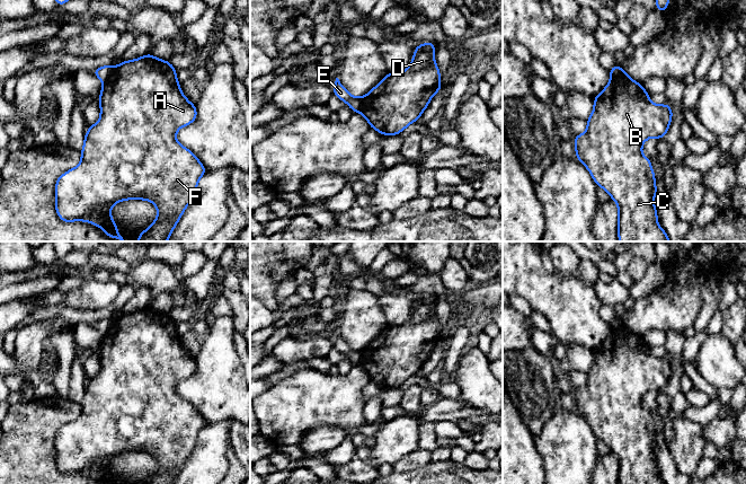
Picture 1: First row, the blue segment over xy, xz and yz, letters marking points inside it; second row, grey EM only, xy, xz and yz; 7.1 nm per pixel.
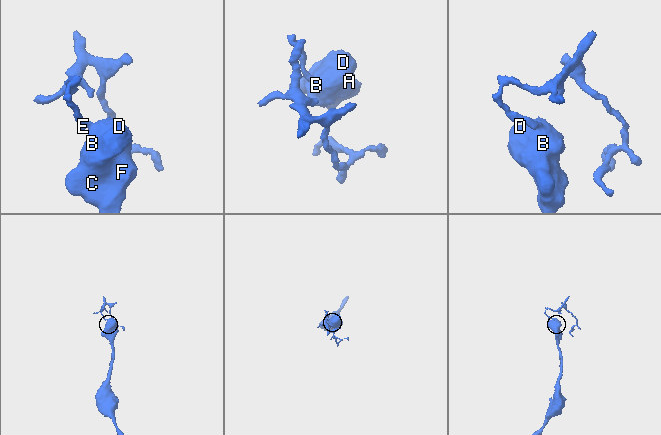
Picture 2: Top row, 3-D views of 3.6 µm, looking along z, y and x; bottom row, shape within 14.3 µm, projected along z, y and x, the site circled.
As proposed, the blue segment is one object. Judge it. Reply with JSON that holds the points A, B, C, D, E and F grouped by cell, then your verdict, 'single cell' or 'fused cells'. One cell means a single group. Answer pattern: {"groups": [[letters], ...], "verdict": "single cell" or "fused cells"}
{"groups": [["A", "B", "C", "D", "F"], ["E"]], "verdict": "fused cells"}

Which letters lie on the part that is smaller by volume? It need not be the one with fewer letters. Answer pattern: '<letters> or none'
E

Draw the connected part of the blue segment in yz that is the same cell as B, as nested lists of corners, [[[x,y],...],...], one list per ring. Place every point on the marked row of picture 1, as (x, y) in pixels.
[[[623,70],[611,74],[607,86],[594,97],[594,109],[587,120],[585,133],[574,137],[576,158],[585,165],[597,186],[604,188],[611,200],[618,202],[618,237],[620,241],[669,241],[657,221],[657,208],[652,201],[658,190],[651,160],[641,152],[643,142],[649,138],[663,139],[672,122],[673,109],[668,104],[655,105],[641,83],[633,81]]]

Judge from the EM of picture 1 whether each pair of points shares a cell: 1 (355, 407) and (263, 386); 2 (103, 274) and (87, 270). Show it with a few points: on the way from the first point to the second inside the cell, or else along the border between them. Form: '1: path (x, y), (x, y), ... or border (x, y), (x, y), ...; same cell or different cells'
1: border (273, 384), (262, 393); different cells
2: path (99, 274), (90, 273); same cell

